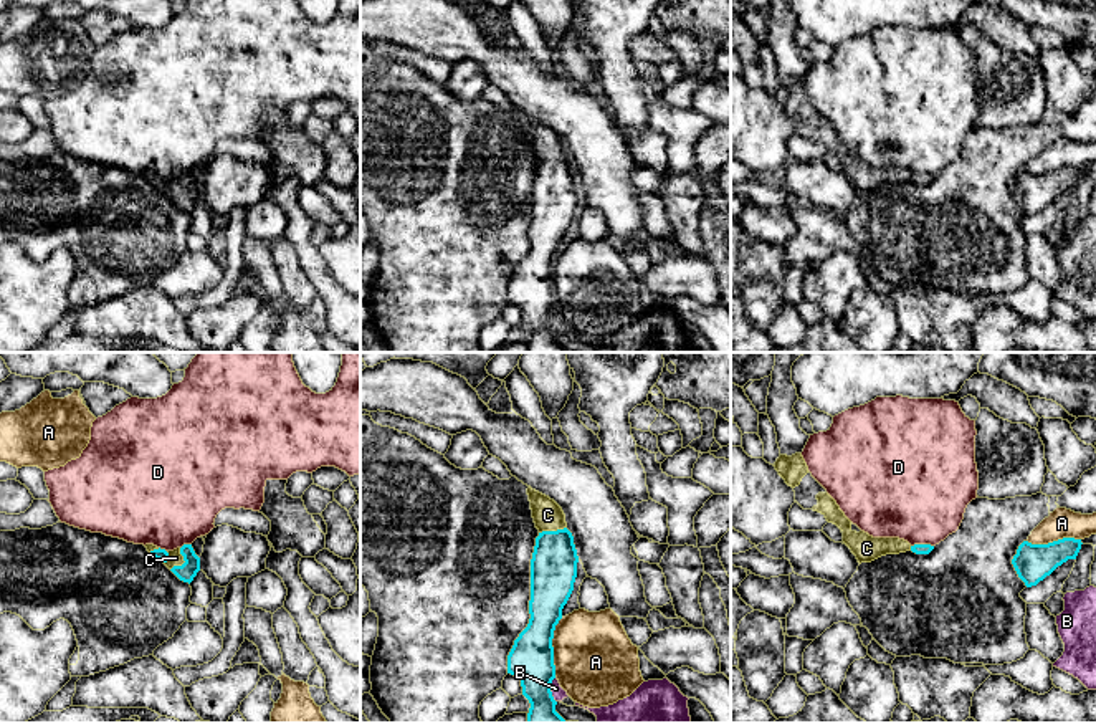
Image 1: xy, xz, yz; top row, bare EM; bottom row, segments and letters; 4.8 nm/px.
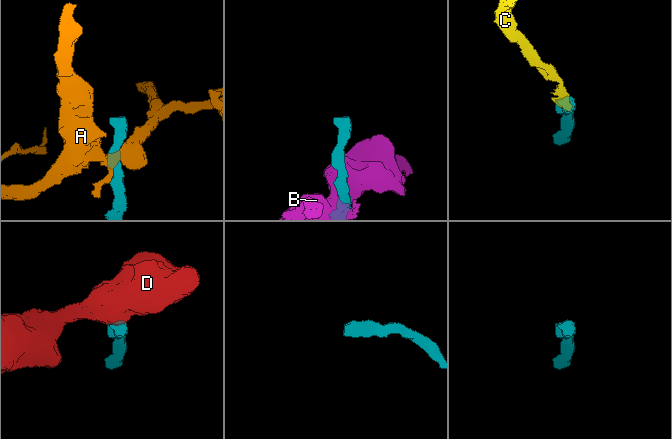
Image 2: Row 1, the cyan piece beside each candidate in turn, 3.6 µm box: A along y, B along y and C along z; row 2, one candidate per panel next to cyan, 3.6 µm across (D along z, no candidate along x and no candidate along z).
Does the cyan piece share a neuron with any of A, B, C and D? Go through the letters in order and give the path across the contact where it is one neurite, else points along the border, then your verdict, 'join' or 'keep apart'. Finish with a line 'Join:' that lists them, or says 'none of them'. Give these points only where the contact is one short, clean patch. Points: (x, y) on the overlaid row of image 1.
A: border xz (562, 617), (556, 626), (552, 639), (554, 675); keep apart
B: keep apart
C: way xy (187, 571), (184, 560), (176, 558); join
D: border yz (933, 545), (911, 546); keep apart
Join: C

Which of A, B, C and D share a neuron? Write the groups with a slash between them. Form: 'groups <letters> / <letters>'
groups A / B / C / D

